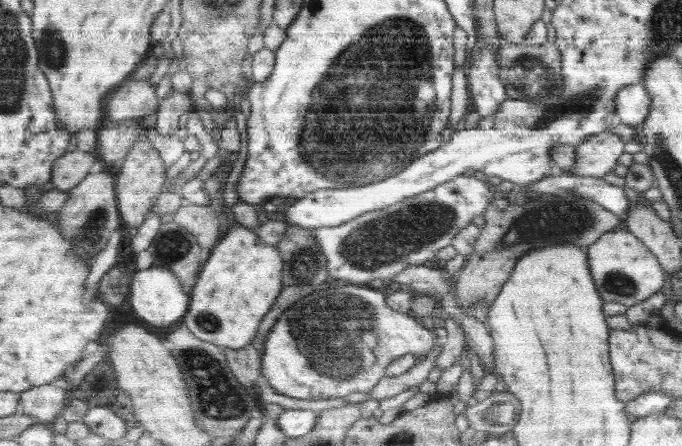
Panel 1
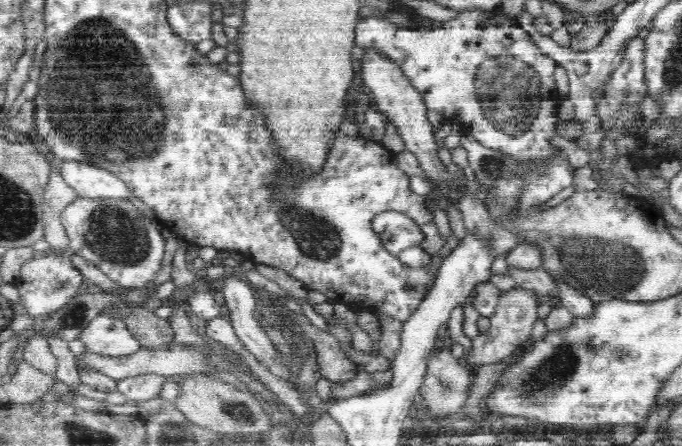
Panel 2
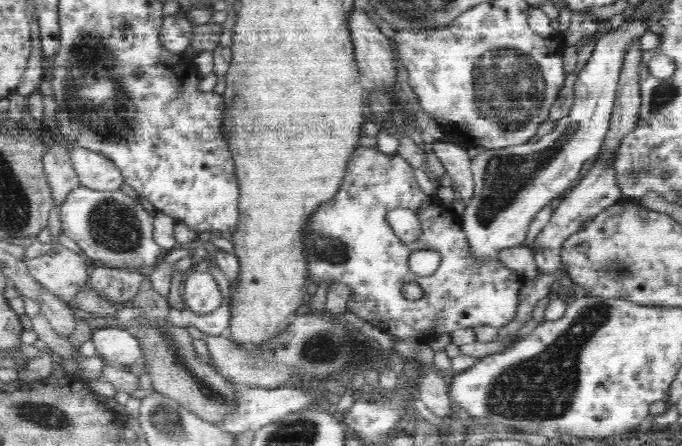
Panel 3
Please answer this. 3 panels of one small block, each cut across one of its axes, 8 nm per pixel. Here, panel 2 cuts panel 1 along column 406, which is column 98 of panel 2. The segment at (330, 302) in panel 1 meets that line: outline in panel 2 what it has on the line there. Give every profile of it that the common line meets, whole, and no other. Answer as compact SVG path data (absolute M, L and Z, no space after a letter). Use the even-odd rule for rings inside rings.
M108 310L100 312L80 332L79 342L86 350L111 358L129 357L142 348L136 335L128 330L128 324L122 320L122 316Z

